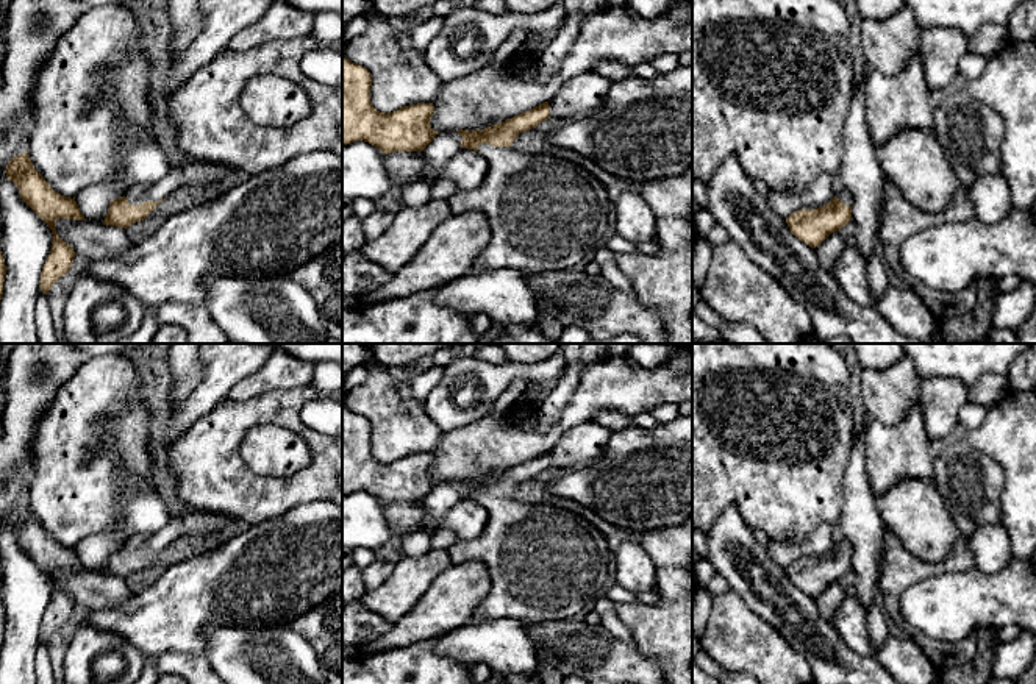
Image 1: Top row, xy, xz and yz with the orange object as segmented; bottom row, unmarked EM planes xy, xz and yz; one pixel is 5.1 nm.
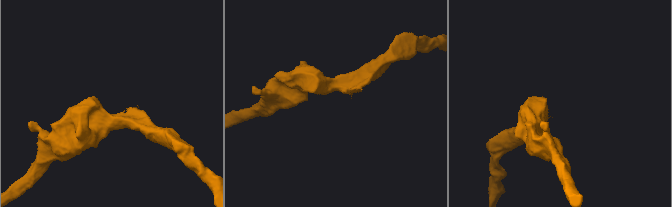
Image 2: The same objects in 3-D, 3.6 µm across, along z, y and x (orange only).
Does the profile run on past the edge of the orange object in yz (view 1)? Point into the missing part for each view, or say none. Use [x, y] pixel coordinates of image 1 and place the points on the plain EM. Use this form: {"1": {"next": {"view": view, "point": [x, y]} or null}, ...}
{"1": {"next": {"view": "yz", "point": [841, 542]}}}

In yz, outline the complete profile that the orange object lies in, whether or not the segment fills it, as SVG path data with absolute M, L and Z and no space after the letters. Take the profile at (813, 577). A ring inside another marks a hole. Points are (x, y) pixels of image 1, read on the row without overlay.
M844 536L838 537L834 547L822 558L795 561L786 567L791 582L811 598L819 597L850 570L852 545Z

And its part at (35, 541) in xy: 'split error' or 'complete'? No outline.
complete

